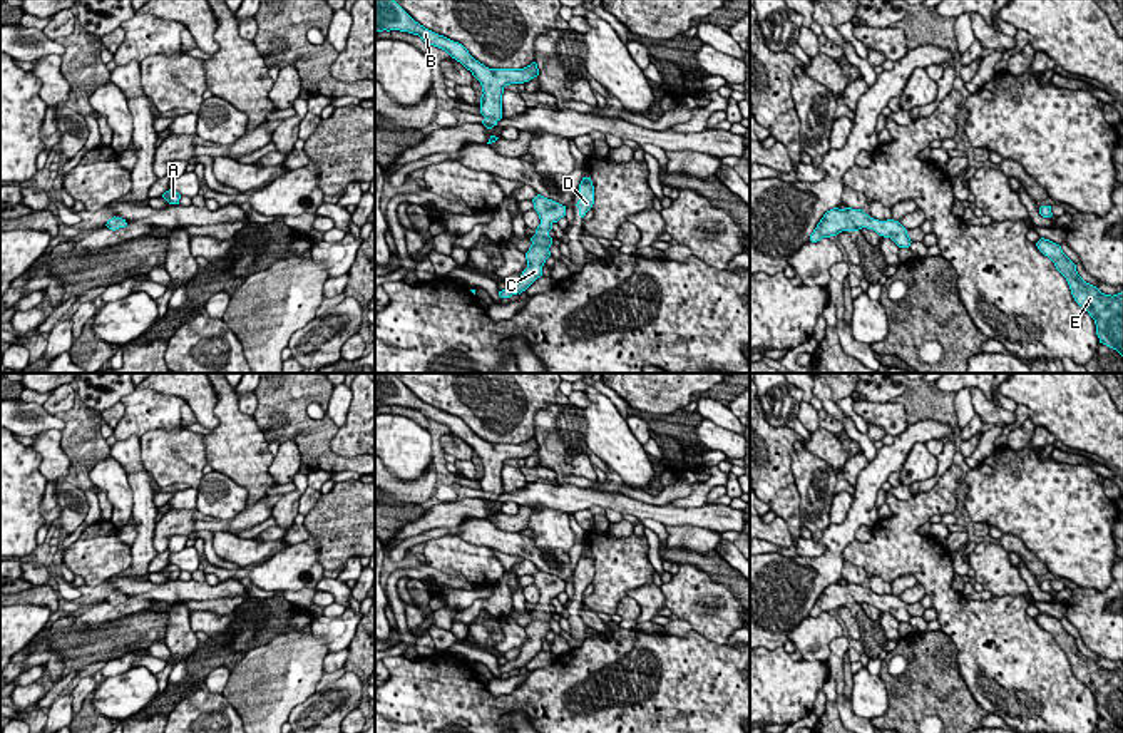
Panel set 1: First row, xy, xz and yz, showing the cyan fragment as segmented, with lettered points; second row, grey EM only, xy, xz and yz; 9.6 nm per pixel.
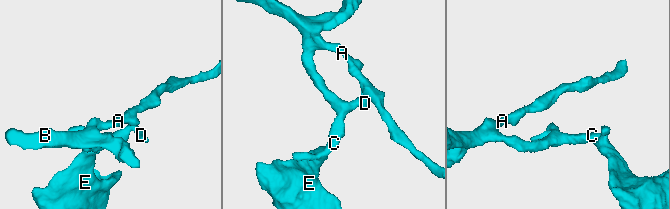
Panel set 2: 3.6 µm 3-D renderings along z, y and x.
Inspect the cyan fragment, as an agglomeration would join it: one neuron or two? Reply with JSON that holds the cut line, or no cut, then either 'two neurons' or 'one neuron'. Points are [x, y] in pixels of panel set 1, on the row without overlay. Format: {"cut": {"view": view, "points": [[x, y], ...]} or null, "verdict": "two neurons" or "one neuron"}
{"cut": null, "verdict": "one neuron"}

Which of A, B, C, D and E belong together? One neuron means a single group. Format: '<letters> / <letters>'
A B C D E

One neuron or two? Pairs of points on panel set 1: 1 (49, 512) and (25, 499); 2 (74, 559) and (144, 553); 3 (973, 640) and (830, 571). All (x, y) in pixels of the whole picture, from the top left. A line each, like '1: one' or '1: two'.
1: two
2: two
3: two

